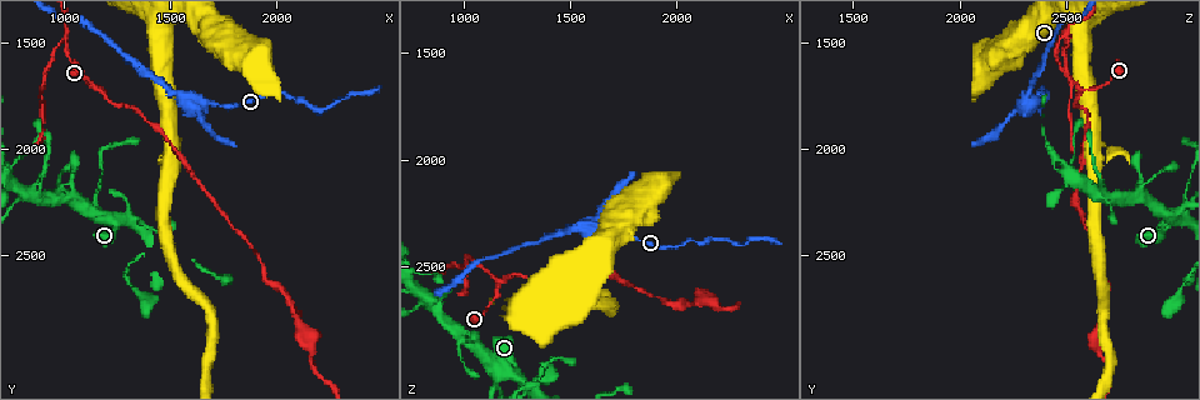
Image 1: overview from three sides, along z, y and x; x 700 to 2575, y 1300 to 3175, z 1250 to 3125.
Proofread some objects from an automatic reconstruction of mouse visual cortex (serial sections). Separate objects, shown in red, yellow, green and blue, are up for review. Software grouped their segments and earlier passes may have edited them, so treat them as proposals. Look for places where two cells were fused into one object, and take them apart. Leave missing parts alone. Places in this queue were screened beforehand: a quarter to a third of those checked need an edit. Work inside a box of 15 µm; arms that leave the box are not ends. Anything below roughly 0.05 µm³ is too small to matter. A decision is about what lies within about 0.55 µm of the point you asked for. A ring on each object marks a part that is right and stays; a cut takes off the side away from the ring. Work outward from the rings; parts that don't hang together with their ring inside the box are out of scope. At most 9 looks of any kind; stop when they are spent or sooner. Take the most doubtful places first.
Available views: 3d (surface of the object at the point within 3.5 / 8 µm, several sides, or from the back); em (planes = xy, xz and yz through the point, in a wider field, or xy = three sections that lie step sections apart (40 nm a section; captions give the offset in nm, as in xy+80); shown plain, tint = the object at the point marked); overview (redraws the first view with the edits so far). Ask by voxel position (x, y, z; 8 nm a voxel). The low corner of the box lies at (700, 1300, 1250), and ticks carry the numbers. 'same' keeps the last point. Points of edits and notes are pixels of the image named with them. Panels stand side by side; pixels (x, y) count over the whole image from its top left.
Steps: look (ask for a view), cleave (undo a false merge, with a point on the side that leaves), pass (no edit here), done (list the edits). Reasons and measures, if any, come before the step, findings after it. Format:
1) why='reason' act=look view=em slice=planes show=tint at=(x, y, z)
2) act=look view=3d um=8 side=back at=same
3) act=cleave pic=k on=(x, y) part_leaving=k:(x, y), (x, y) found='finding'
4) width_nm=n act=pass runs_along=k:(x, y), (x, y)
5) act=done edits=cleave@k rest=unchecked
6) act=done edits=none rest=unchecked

why='three arms meet' act=look view=3d um=8 at=(1160, 1720, 2570)

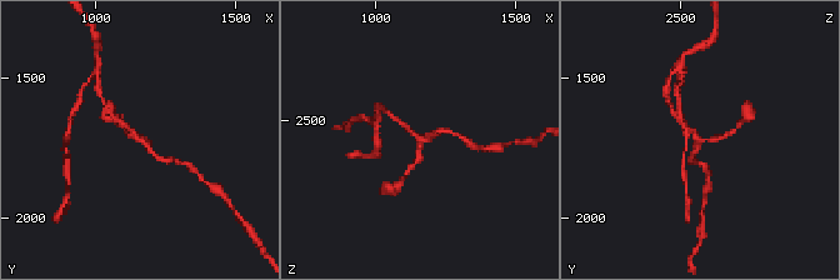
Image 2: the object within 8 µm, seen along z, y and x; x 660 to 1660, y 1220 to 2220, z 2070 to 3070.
arms=3 arm_widths_nm=150,150,200 act=look view=em slice=xy step=2 show=tint at=(1170, 1730, 2570)

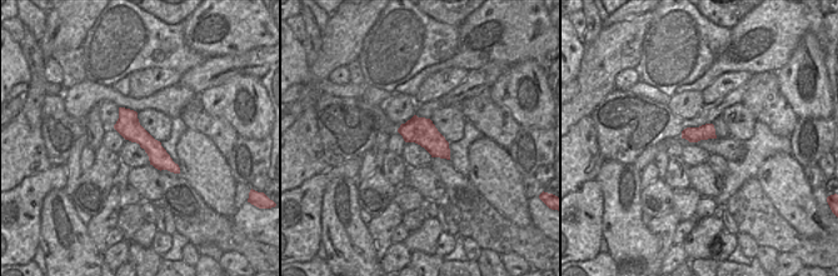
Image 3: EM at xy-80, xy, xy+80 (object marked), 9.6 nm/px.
act=pass runs_along=2:(406, 173), (419, 143), (448, 131) found='one cell here'

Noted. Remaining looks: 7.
why='abrupt turn' act=look view=3d um=3.5 at=(1010, 1480, 2490)

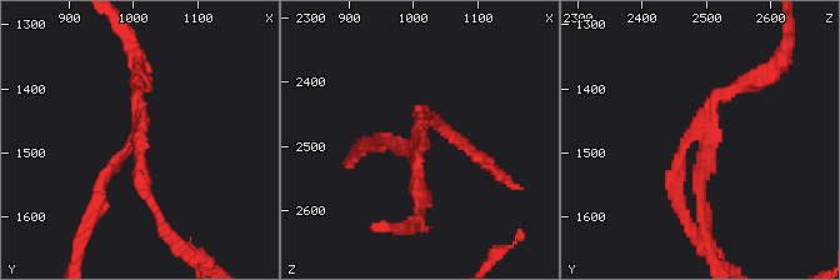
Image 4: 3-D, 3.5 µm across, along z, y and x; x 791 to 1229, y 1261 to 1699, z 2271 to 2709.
arm_widths_nm=150,200,200 act=cleave pic=4 on=(105, 174) part_leaving=4:(128, 145), (78, 241) found='a second cell is stuck on'

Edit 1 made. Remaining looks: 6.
why='redraw' act=look view=overview

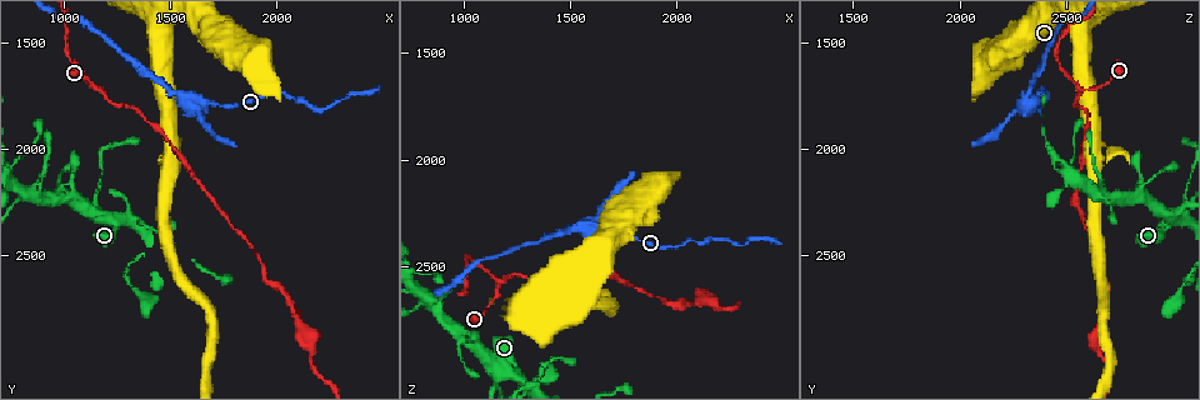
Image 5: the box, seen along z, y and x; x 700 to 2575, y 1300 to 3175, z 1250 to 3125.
why='sudden change in width' act=look view=3d um=3.5 at=(1160, 2280, 3040)

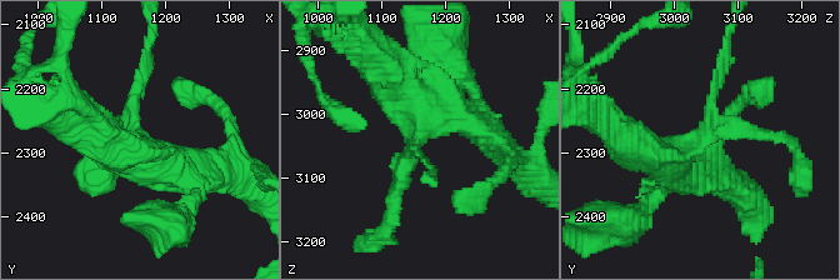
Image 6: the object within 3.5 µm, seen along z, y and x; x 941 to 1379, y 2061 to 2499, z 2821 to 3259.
act=look view=em slice=xy step=1 show=tint at=(1155, 2265, 3045)

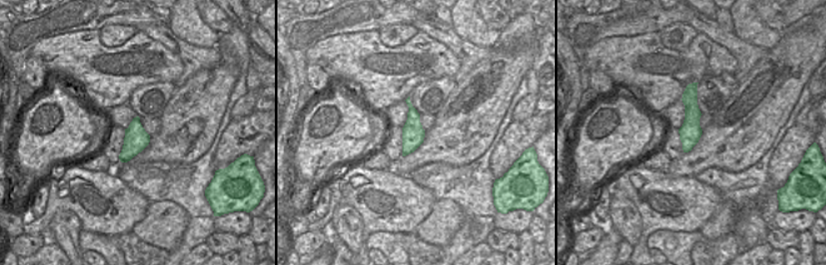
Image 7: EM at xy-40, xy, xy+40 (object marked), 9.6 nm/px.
why='cut it another way' act=look view=em slice=xy step=3 show=tint at=same

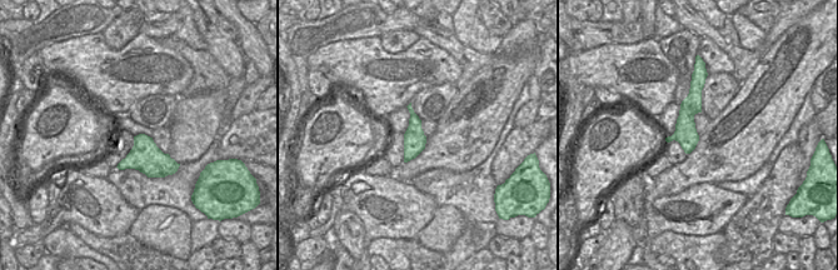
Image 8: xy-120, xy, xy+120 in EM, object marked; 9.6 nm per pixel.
act=pass found='continuous, no second cell'

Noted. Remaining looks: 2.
why='thin arm on a thick one' act=look view=3d um=3.5 at=(1630, 1790, 2320)

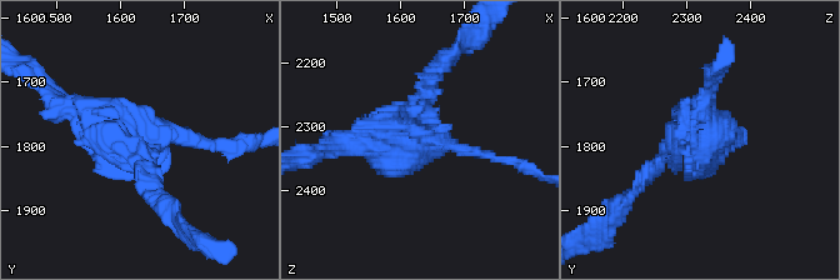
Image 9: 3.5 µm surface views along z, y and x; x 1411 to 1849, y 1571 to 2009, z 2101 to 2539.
act=look view=em slice=xy step=3 show=tint at=(1625, 1800, 2320)

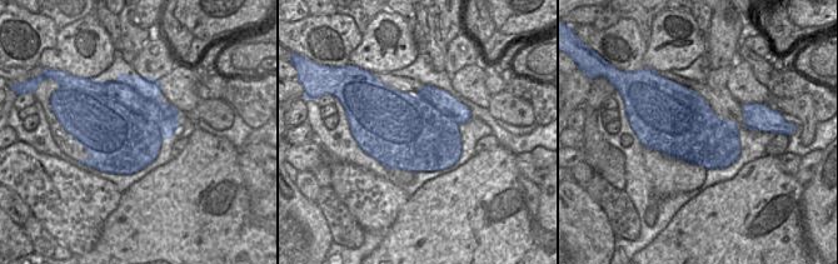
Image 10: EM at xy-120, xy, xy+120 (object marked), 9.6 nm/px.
act=cleave pic=9 on=(713, 120) border=10:(118, 79), (160, 100) found='two cells meet here'

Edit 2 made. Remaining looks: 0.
act=done edits=cleave@4,cleave@9 rest=unchecked

